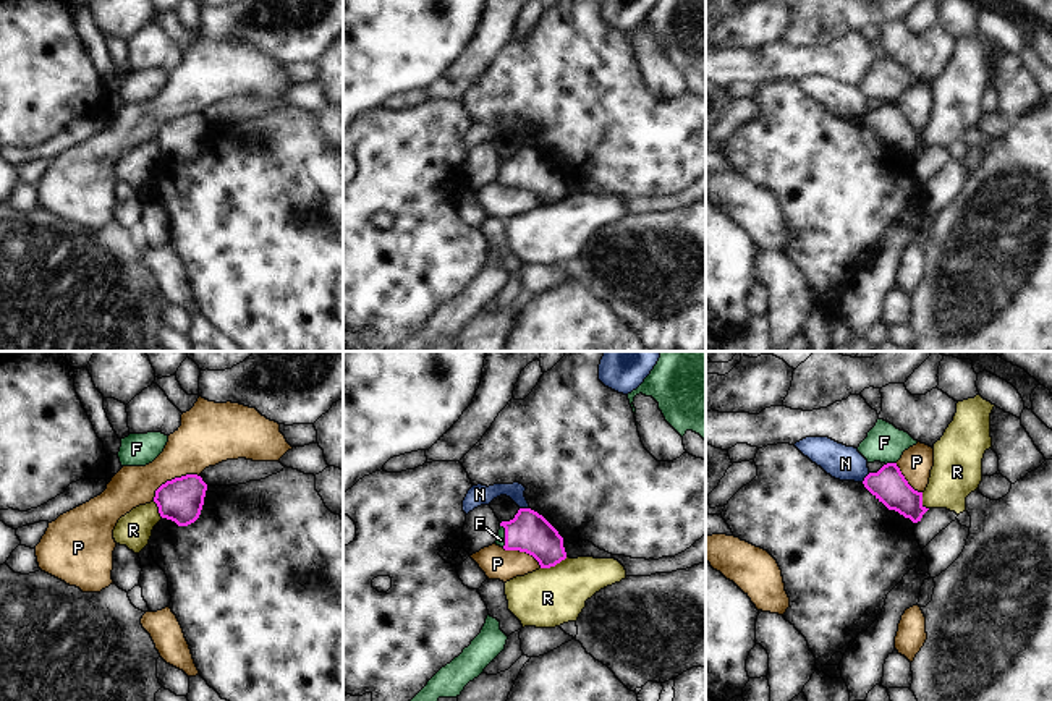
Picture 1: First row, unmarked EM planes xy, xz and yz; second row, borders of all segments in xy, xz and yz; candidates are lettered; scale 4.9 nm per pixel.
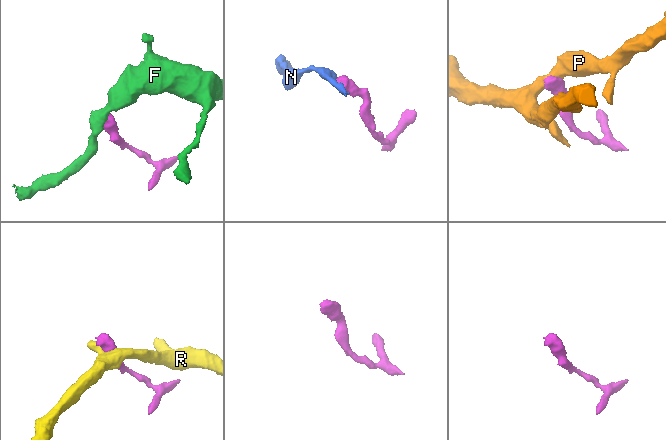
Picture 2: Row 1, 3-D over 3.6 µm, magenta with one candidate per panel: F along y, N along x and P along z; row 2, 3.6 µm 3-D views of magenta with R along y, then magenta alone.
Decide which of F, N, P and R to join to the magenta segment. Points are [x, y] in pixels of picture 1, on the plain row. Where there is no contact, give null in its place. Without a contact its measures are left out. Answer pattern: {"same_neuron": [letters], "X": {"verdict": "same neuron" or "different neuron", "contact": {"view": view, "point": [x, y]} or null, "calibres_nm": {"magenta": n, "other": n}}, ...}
{"same_neuron": ["F"], "F": {"verdict": "same neuron", "contact": {"view": "yz", "point": [890, 101]}, "calibres_nm": {"magenta": 170, "other": 190}}, "N": {"verdict": "different neuron", "contact": {"view": "xz", "point": [525, 146]}, "calibres_nm": {"magenta": 200, "other": 100}}, "P": {"verdict": "different neuron", "contact": {"view": "xy", "point": [172, 117]}, "calibres_nm": {"magenta": 220, "other": 260}}, "R": {"verdict": "different neuron", "contact": {"view": "xz", "point": [554, 203]}, "calibres_nm": {"magenta": 200, "other": 300}}}

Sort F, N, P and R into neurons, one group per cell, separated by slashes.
F / N / P / R

